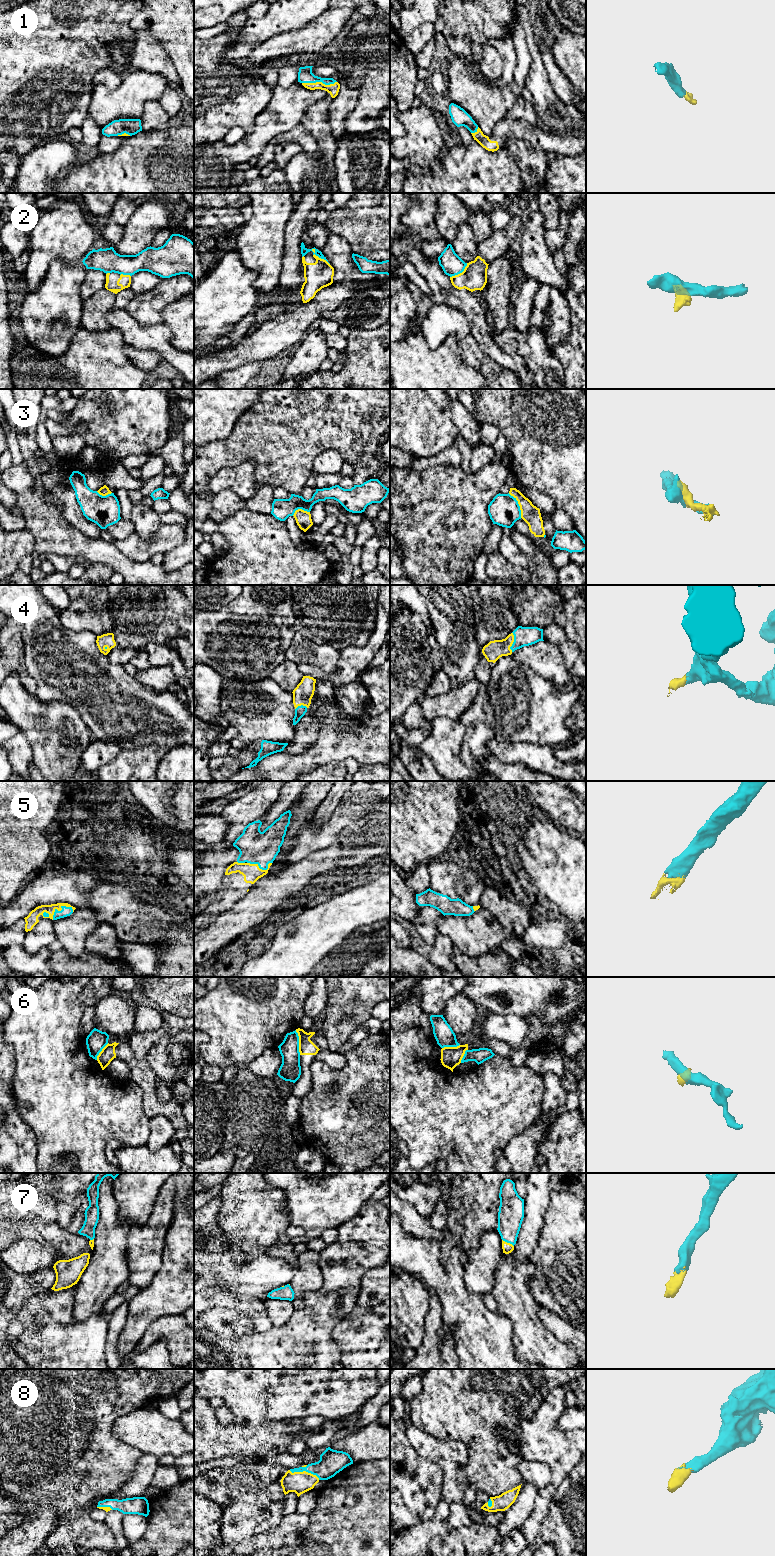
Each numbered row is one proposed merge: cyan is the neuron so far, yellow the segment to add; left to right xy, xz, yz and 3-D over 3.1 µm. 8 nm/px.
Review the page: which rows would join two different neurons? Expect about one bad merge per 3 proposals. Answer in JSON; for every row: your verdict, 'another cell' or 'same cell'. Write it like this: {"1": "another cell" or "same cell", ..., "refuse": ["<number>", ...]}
{"1": "same cell", "2": "another cell", "3": "another cell", "4": "same cell", "5": "same cell", "6": "another cell", "7": "same cell", "8": "same cell", "refuse": ["2", "3", "6"]}

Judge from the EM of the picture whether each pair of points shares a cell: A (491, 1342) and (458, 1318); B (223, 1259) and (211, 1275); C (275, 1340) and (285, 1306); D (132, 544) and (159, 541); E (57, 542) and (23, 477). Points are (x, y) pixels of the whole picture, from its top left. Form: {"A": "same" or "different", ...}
{"A": "same", "B": "same", "C": "different", "D": "same", "E": "same"}

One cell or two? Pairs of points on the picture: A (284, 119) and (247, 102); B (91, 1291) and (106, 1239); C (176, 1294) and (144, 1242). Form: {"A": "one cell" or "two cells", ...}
{"A": "two cells", "B": "one cell", "C": "two cells"}

